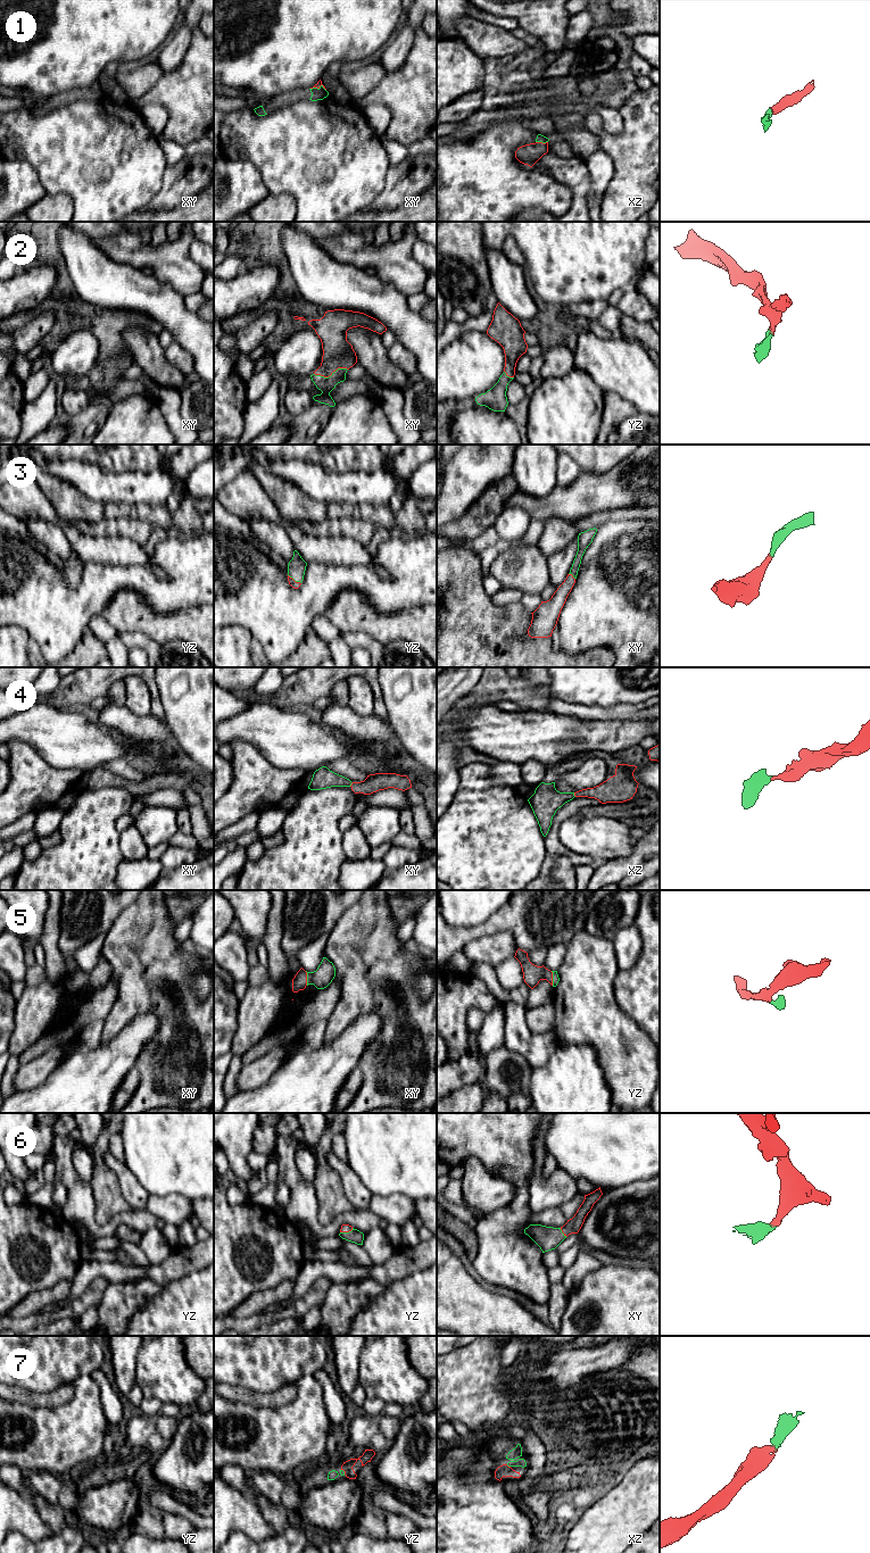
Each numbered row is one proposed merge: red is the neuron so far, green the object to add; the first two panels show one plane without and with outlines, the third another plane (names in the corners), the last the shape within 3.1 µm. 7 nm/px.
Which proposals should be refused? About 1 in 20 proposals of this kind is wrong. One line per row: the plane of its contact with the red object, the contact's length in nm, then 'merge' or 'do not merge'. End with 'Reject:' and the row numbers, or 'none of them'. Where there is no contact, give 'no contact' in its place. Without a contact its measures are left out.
1: xz | 90 nm | merge
2: xy | 240 nm | merge
3: yz | 120 nm | merge
4: xy | 40 nm | merge
5: xy | 110 nm | merge
6: yz | 100 nm | merge
7: xz | 40 nm | merge
Reject: none of them

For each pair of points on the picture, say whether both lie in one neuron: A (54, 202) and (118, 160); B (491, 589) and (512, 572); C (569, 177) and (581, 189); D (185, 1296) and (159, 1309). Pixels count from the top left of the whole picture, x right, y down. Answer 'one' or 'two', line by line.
A: two
B: two
C: one
D: one

